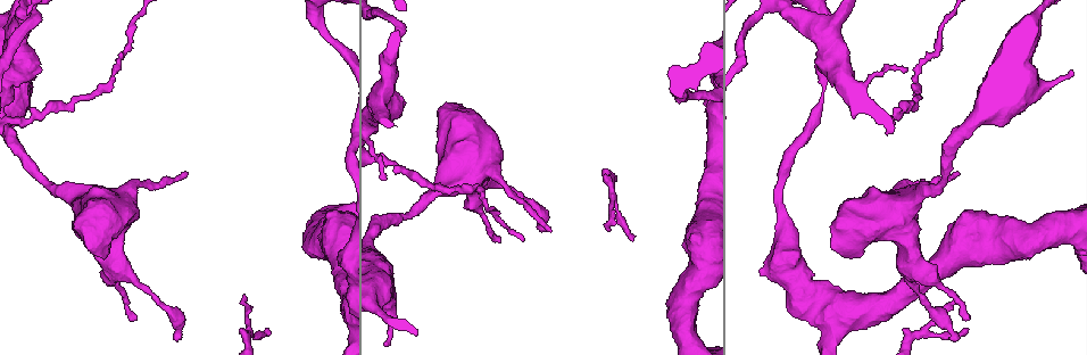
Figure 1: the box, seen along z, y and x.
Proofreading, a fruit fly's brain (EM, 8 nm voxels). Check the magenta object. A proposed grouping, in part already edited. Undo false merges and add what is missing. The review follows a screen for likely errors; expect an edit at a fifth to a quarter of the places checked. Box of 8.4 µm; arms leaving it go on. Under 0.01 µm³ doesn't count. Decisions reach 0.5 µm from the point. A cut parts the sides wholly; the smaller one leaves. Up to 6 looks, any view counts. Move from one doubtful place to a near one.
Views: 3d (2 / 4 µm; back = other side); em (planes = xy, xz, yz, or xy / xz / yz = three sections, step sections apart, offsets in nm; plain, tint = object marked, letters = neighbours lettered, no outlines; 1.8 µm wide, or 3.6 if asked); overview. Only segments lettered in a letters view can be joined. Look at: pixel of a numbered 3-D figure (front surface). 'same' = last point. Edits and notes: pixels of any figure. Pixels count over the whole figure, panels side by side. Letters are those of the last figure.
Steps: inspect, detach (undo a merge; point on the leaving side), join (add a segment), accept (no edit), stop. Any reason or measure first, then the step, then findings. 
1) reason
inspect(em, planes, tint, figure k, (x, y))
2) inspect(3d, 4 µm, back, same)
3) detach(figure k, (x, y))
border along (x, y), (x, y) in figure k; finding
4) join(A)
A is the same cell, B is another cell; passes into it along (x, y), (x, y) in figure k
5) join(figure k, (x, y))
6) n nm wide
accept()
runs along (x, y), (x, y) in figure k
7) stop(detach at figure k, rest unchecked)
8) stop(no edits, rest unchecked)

three-way junction
inspect(em, 3.6 µm, yz, step 4, tint, figure 1, (820, 37))

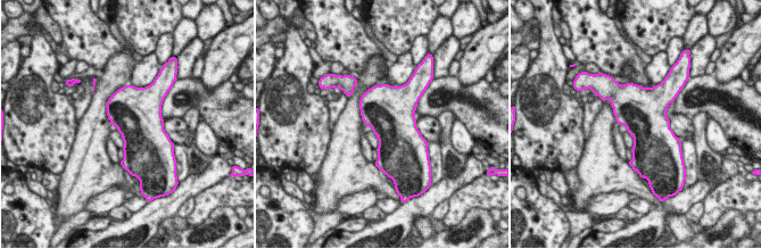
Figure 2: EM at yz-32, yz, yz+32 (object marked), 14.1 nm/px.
inspect(em, 3.6 µm, planes, letters, same)

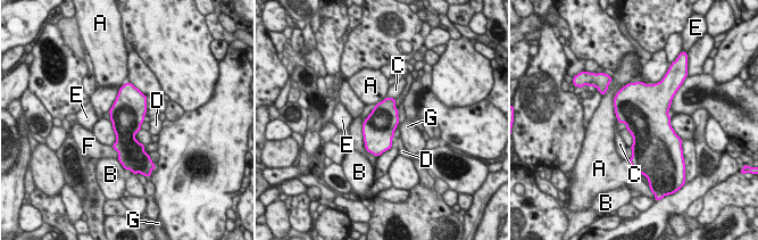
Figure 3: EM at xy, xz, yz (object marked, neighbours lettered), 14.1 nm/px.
accept()
A, B, C, D, E, F and G are other cells; continuous, no second neuron

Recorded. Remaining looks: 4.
thick turns thin
inspect(3d, 4 µm, back, figure 1, (839, 241))

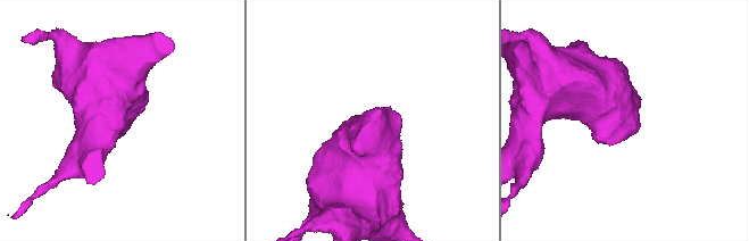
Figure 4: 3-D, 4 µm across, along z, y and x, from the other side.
shape alone is not enough
inspect(em, 3.6 µm, xy, step 4, tint, figure 4, (373, 125))

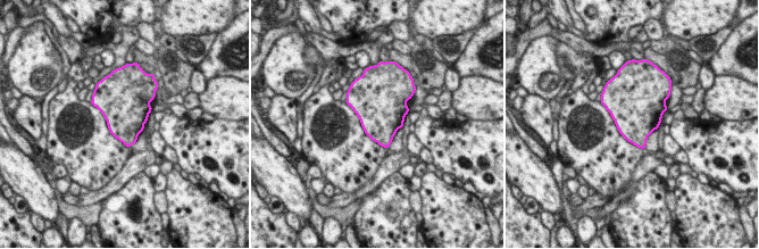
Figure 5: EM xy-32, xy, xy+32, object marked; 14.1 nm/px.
inspect(em, 3.6 µm, planes, letters, same)

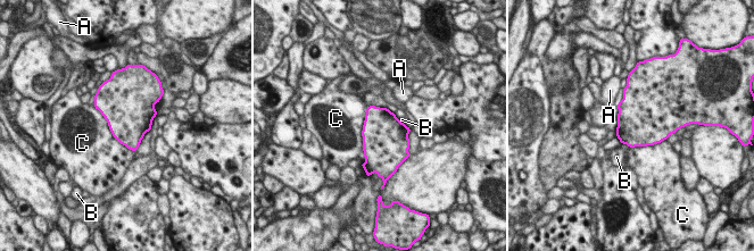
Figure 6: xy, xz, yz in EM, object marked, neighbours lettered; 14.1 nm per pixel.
accept()
A, B and C are other cells; border along (93, 105), (110, 133), (134, 151) in figure 6; all the same neuron

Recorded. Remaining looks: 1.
an open end
inspect(em, xy, step 16, letters, figure 1, (244, 294))

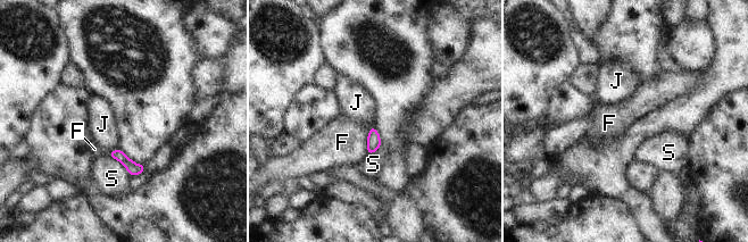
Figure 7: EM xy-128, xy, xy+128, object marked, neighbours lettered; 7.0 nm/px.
accept()
F, J and S are other cells; border along (368, 131), (366, 153) in figure 7; no lettered segment goes on from it

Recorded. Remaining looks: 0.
stop(no edits, rest unchecked)

